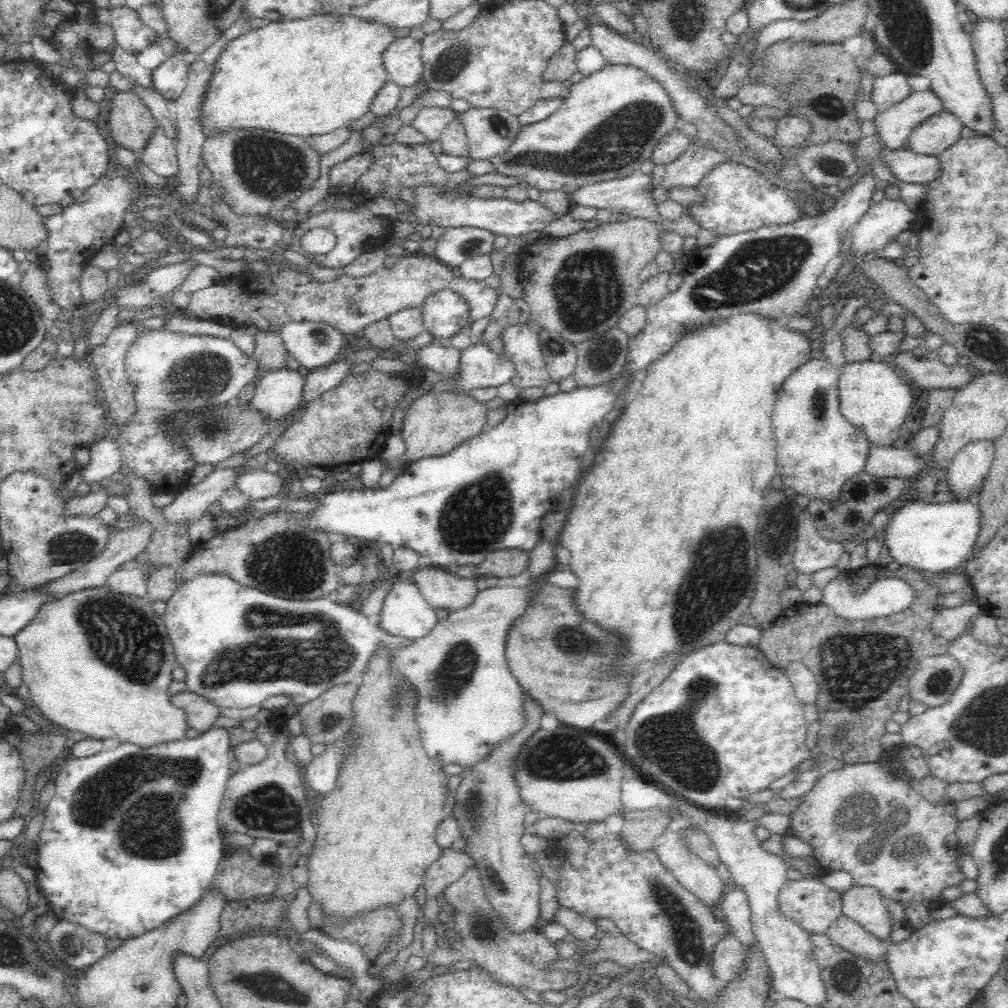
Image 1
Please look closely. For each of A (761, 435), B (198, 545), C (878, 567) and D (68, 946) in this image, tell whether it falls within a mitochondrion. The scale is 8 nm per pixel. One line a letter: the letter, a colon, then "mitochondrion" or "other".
A: other
B: other
C: other
D: mitochondrion

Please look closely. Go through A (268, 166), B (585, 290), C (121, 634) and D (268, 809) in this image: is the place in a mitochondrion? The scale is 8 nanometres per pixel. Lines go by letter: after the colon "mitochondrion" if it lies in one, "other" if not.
A: mitochondrion
B: mitochondrion
C: mitochondrion
D: mitochondrion

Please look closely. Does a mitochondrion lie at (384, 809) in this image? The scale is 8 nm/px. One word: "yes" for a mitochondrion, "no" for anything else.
no

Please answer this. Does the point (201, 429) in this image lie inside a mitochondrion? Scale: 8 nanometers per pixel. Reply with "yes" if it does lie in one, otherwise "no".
yes

